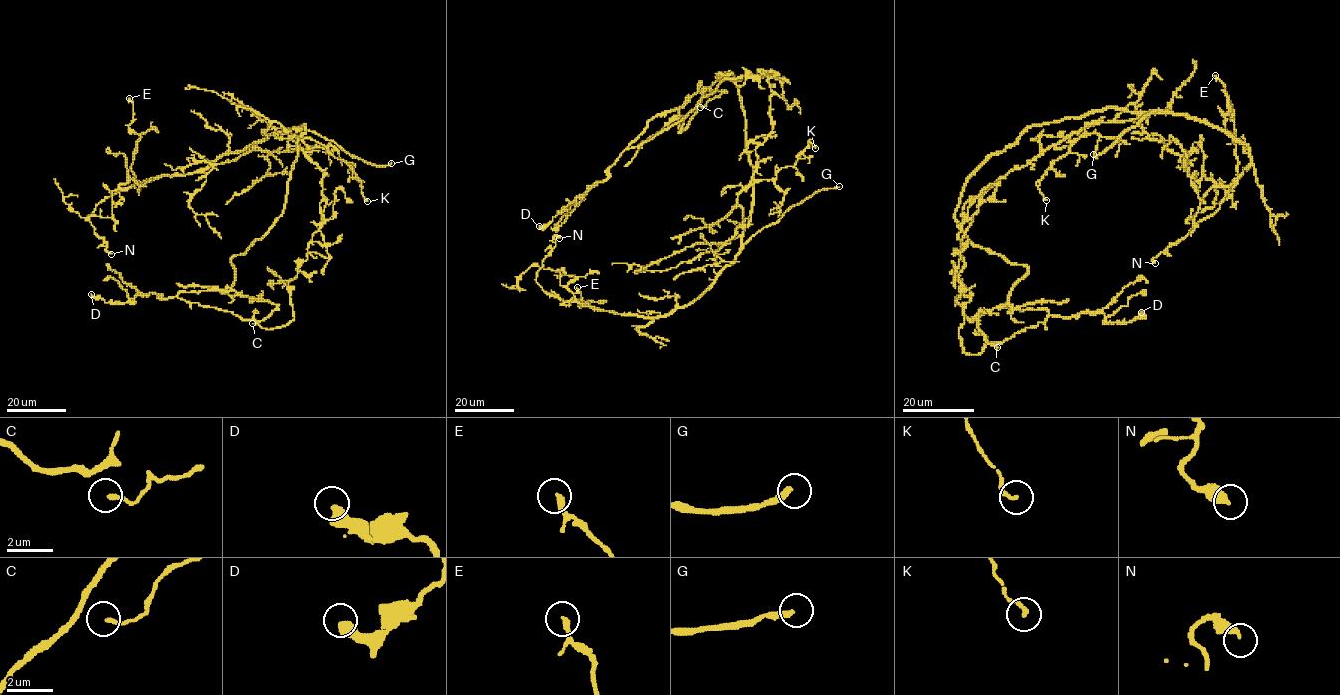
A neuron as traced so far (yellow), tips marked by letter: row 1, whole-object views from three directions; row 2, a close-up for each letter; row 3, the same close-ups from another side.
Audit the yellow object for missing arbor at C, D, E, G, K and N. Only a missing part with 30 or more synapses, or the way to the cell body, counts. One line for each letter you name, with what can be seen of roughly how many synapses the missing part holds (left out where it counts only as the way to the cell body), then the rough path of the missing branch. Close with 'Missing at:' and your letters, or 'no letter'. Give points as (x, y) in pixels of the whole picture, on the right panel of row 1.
G: missing branch runs (1093, 154), (1107, 150), (1112, 160), (1126, 174)
Missing at: G

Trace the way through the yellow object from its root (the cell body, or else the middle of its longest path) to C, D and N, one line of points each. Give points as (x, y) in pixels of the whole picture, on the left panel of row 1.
C: (283, 210), (262, 237), (231, 259), (235, 269), (231, 288), (277, 306), (268, 316), (252, 323)
D: (283, 210), (231, 259), (228, 291), (167, 298), (149, 292), (124, 303), (91, 294)
N: (283, 210), (305, 125), (226, 152), (191, 173), (157, 176), (105, 197), (88, 216), (111, 254)

